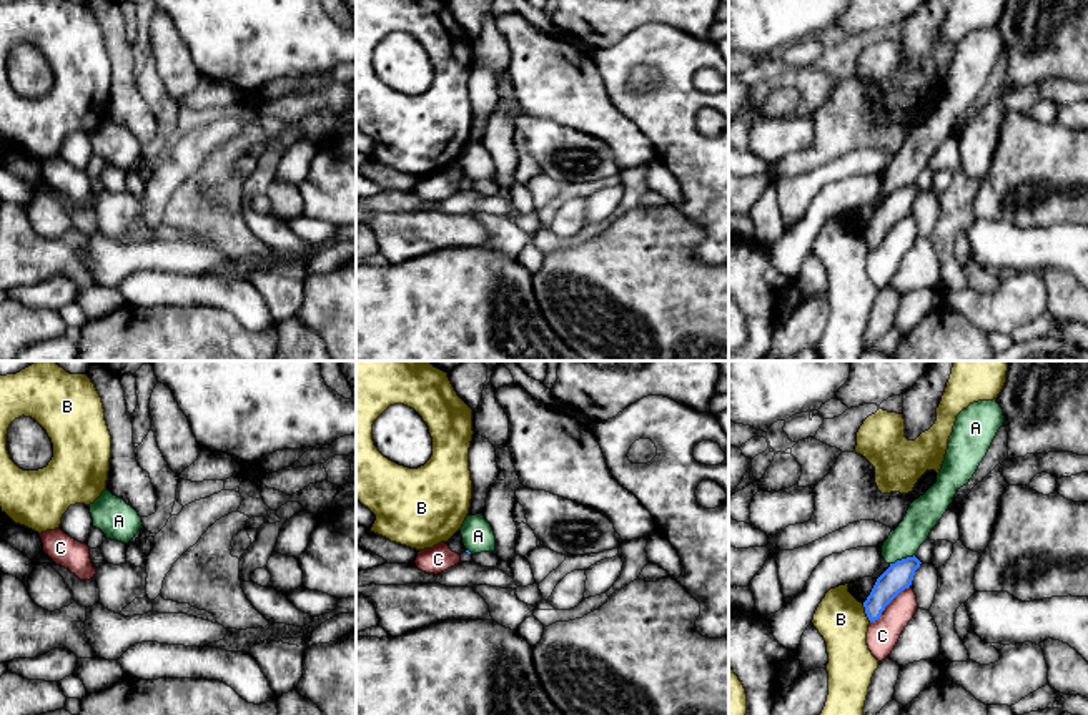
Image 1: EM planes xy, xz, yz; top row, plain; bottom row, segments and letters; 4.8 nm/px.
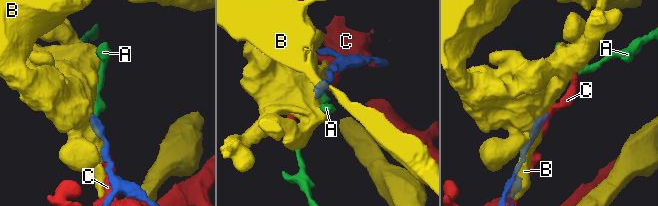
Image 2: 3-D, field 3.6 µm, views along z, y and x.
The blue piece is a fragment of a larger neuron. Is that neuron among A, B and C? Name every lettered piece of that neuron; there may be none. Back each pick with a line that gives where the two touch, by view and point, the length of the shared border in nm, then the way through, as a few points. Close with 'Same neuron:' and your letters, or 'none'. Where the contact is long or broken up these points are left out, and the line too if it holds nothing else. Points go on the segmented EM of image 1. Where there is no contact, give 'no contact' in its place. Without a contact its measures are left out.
Same neuron: none

